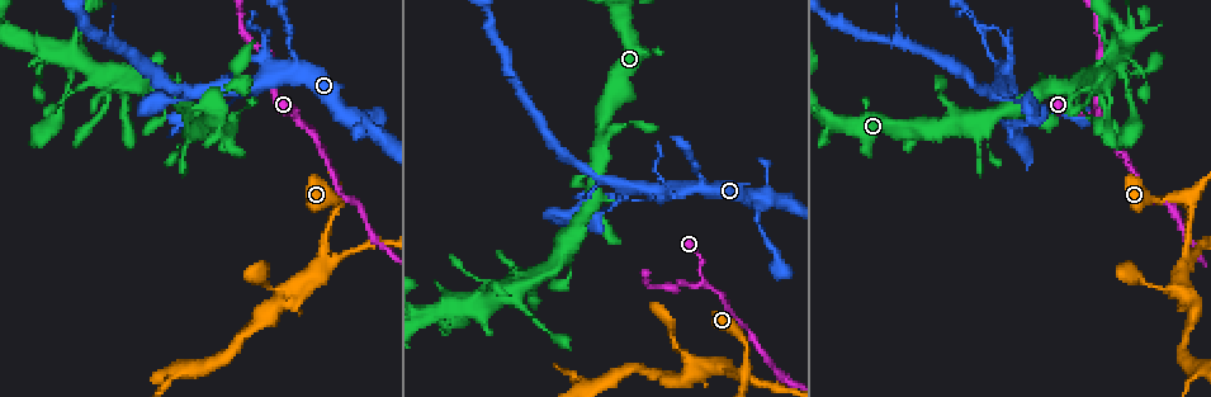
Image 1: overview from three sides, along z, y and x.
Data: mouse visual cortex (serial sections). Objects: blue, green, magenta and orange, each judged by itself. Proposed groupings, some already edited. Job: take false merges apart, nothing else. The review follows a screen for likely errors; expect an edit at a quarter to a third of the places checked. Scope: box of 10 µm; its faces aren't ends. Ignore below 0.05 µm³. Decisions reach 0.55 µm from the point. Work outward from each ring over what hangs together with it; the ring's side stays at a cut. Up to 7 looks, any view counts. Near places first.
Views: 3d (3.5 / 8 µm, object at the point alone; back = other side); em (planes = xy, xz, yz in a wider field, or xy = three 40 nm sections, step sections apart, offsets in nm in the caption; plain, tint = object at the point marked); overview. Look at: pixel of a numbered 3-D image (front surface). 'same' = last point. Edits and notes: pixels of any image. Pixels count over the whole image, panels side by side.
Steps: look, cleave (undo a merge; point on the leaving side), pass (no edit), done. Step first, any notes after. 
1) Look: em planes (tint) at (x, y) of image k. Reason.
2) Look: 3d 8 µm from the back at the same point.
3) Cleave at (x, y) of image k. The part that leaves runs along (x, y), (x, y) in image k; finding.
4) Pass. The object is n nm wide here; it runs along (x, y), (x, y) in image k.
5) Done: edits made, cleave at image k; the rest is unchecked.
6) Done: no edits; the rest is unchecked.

Look: 3d 3.5 µm at (298, 116) of image 1. Three-way junction.

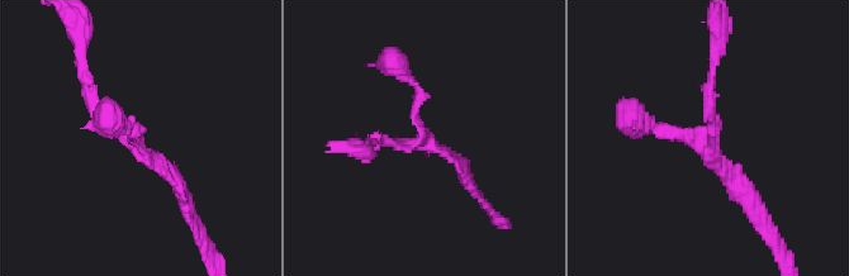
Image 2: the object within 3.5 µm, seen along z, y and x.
Look: em xy step 2 (tint) at (424, 136) of image 2. 3 arms meet here; the arms are 150, 150, 150 nm wide.

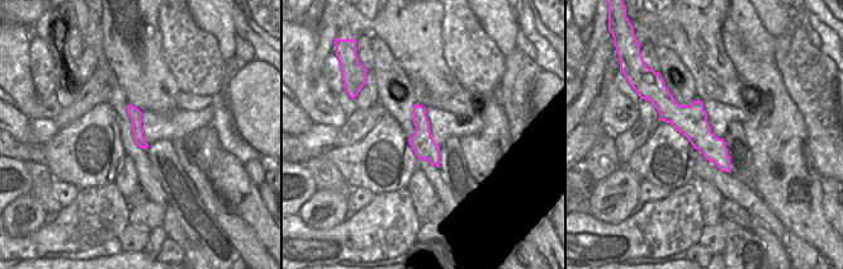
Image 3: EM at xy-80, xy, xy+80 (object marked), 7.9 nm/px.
Look: em xy step 3 (tint) at the same point.

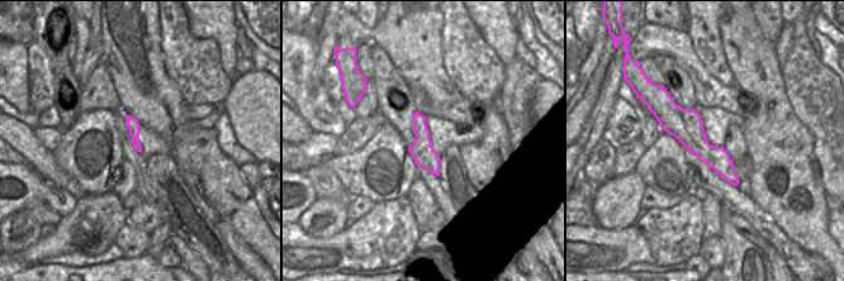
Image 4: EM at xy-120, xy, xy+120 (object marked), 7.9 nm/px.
Pass. All the same cell.

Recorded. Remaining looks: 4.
Look: 3d 3.5 µm at (1186, 259) of image 1. Branch point.

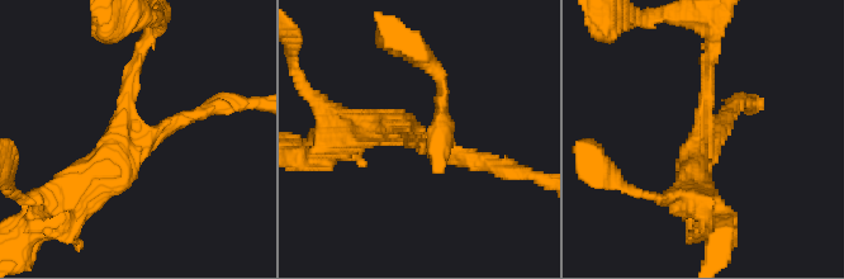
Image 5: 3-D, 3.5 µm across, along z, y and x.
Look: em xy step 1 (tint) at (407, 133) of image 5. 3 arms meet here; the arms are 150, 200, 450 nm wide.

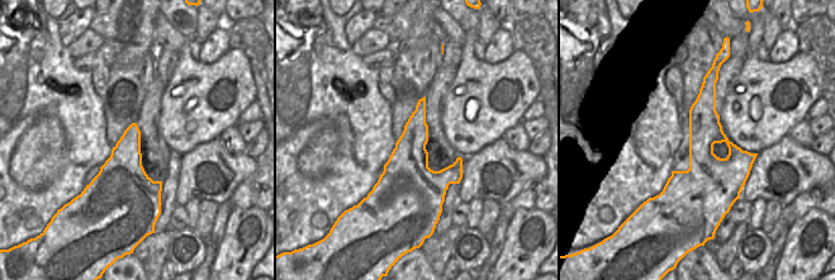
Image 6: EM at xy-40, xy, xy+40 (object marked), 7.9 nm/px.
Look: em xy step 3 (tint) at the same point.

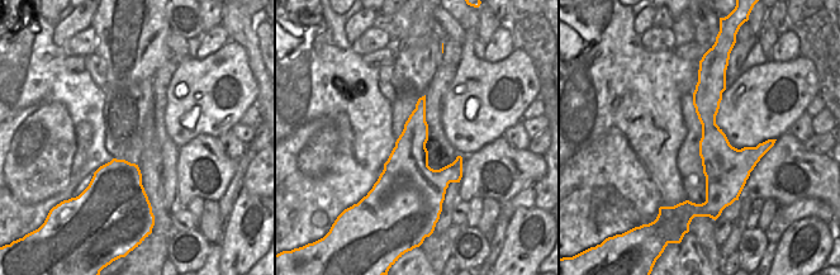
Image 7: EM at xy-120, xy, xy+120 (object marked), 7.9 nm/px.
Pass. It runs along (140, 53), (121, 147), (66, 198) in image 5; all the same cell.

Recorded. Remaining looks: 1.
Done: no edits; the rest is unchecked.

